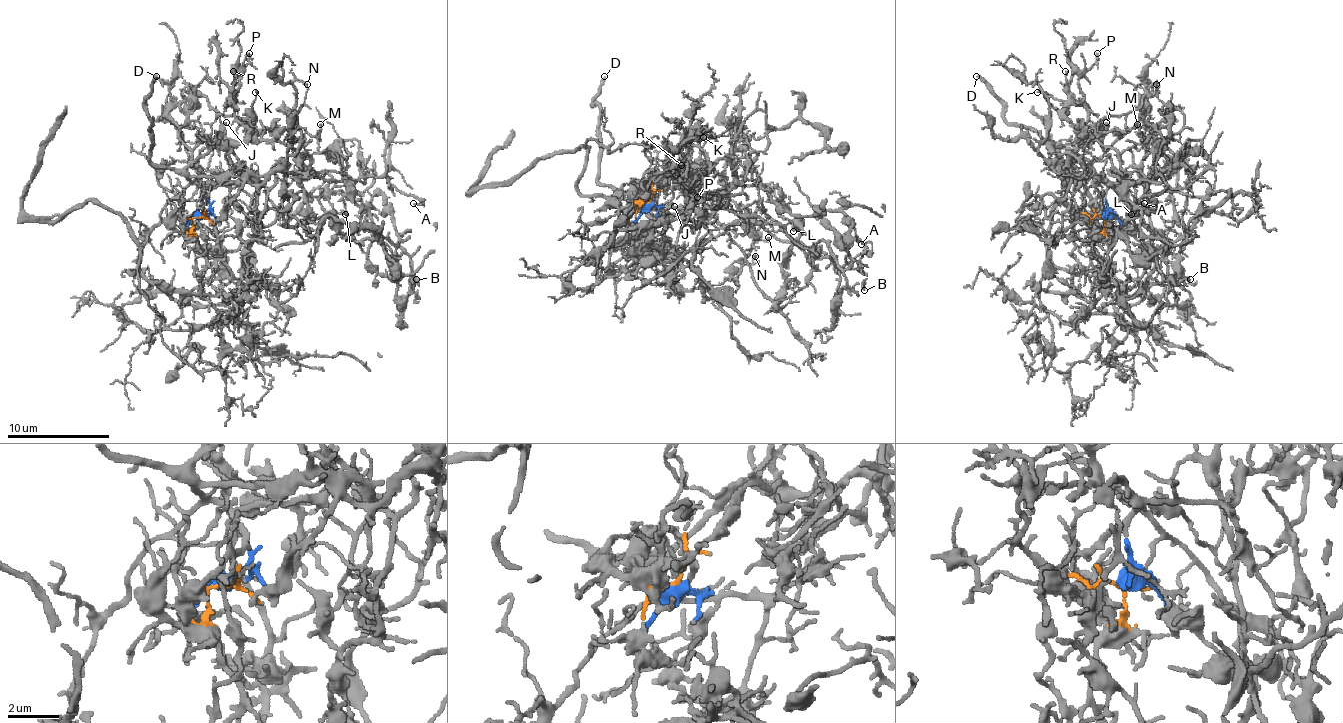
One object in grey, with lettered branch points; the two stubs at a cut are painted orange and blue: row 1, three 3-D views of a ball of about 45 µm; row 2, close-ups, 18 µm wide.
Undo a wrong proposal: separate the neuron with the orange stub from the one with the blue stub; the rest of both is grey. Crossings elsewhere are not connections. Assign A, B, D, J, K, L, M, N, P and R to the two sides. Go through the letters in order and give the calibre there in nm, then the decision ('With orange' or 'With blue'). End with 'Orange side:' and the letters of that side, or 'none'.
A: Thickness 110 nm. With blue
B: Thickness 160 nm. With blue
D: Thickness 240 nm. With blue
J: Thickness 360 nm. With blue
K: Thickness 120 nm. With blue
L: Thickness 140 nm. With blue
M: Thickness 140 nm. With blue
N: Thickness 100 nm. With blue
P: Thickness 120 nm. With blue
R: Thickness 120 nm. With blue
Orange side: none

